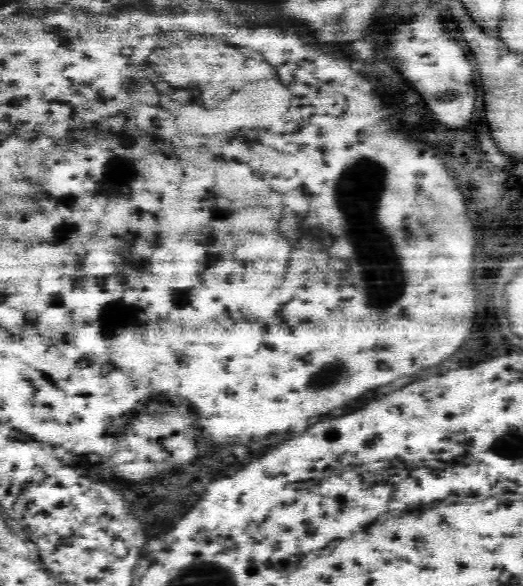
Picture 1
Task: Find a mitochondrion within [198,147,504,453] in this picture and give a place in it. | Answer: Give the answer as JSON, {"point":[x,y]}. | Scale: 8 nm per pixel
{"point":[358,179]}

